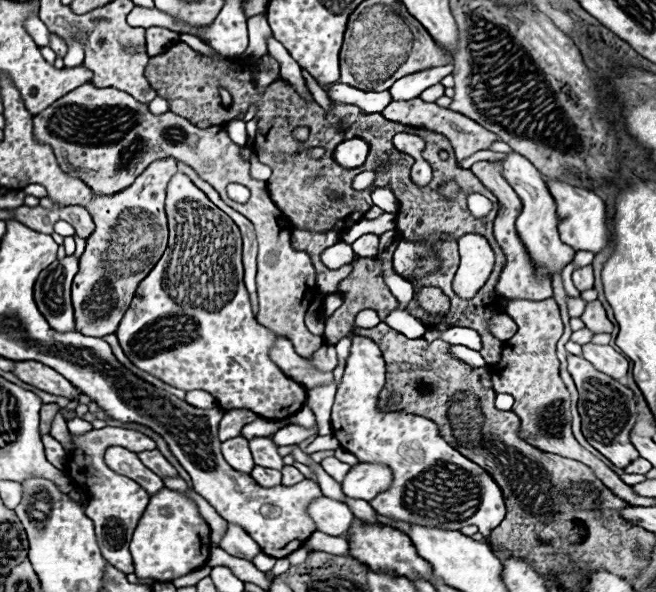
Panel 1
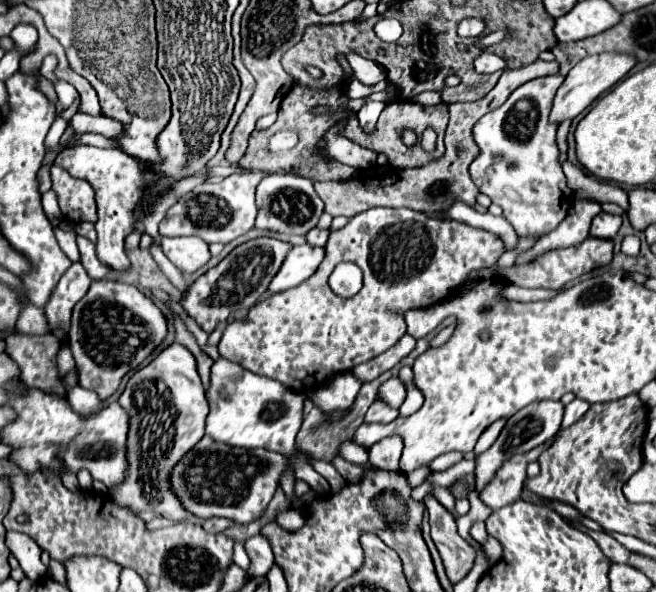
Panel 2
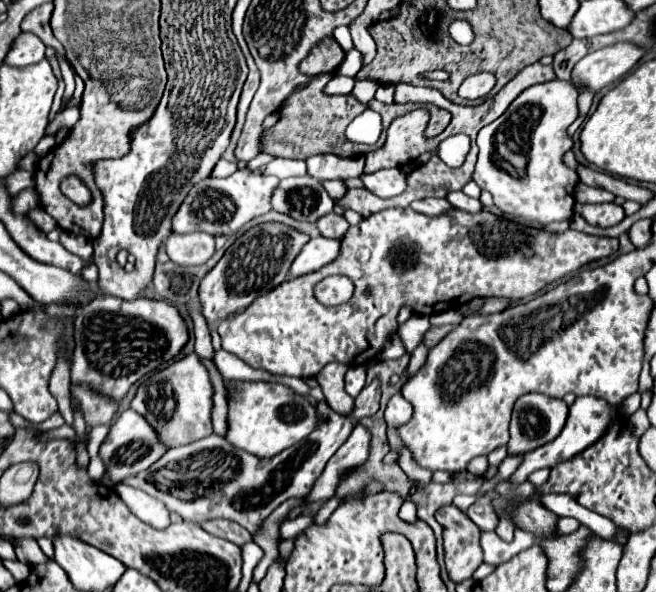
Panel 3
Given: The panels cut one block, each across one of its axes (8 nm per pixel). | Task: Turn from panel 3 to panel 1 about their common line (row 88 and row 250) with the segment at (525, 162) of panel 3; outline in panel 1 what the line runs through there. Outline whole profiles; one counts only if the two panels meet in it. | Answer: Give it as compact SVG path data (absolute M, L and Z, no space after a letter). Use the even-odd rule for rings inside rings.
M510 152L508 158L502 160L502 166L504 166L504 178L512 184L512 188L516 190L516 194L522 200L522 210L516 216L516 224L514 224L518 238L526 246L530 260L536 264L536 270L542 276L550 278L552 274L560 272L566 264L570 264L576 254L576 250L572 250L570 246L564 246L564 242L560 242L560 236L556 232L558 218L554 212L554 198L550 196L550 192L542 180L542 174L524 156Z

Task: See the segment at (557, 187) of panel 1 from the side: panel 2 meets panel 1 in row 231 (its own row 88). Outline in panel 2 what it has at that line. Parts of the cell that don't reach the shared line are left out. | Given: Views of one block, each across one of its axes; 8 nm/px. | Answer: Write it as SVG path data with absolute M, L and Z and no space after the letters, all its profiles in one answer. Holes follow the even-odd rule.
M604 52L604 54L596 54L596 56L588 56L584 60L580 60L570 74L566 76L566 80L562 82L562 86L558 88L554 102L552 102L552 110L550 110L550 120L552 124L562 124L564 120L572 120L576 118L584 108L588 108L602 92L606 92L610 86L614 86L618 80L622 80L630 68L636 64L636 60L632 56L626 54L616 54L616 52Z

